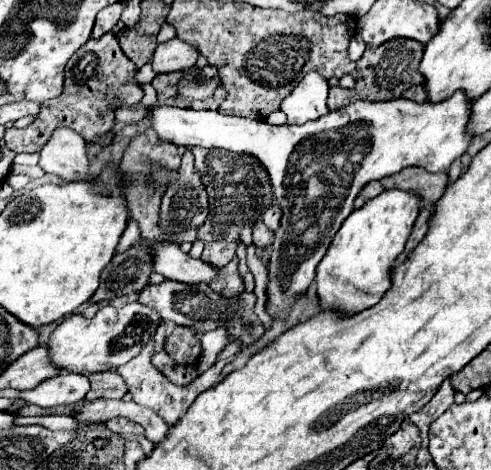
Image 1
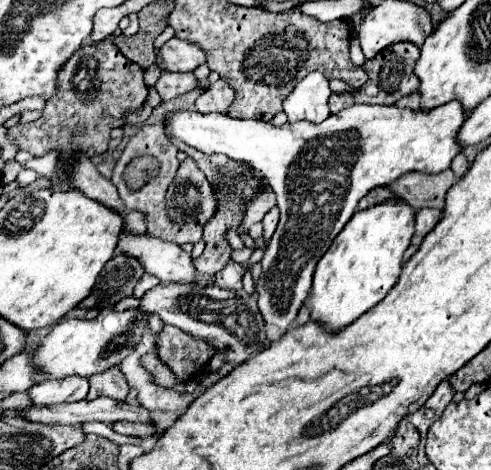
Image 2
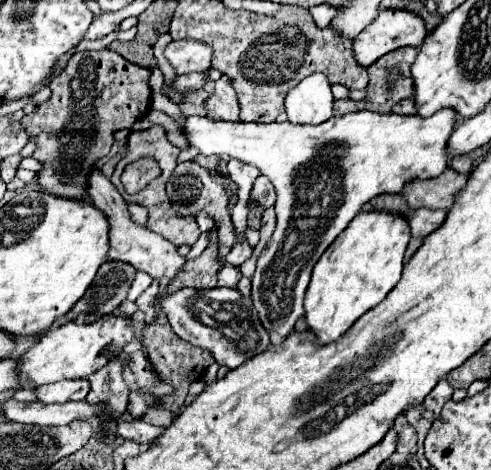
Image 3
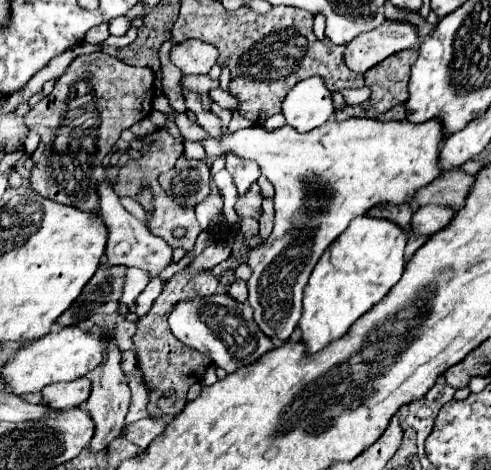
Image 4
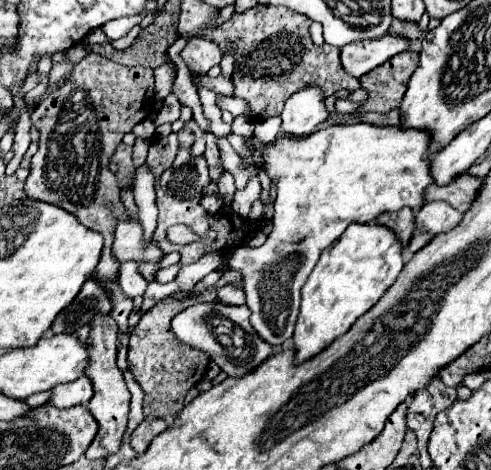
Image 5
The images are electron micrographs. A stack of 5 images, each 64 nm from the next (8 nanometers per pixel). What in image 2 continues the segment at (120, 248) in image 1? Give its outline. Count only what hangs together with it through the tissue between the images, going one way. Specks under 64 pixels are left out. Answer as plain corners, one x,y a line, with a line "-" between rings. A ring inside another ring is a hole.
126,212
126,226
132,234
144,234
146,232
146,222
138,212

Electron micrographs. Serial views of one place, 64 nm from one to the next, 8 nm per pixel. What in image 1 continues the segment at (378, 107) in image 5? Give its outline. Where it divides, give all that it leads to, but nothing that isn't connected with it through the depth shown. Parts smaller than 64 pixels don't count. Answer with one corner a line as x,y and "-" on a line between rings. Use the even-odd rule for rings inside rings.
396,38
396,40
388,40
388,44
380,44
376,48
366,48
362,58
356,62
360,78
356,78
354,88
352,90
346,90
340,86
330,88
328,108
338,110
342,106
348,106
354,100
376,102
376,100
392,100
396,96
402,96
402,92
408,86
424,82
424,76
418,70
422,56
424,56
424,46
420,42
408,40
408,38

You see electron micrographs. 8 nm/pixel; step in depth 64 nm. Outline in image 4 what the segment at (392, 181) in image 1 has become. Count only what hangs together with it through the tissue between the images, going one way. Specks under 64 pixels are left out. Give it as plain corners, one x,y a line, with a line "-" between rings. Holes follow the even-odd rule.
446,170
442,176
432,180
432,184
426,184
416,192
416,200
412,200
412,206
426,206
426,204
440,204
448,208
460,210
464,206
464,198
474,182
474,176
468,176
464,170

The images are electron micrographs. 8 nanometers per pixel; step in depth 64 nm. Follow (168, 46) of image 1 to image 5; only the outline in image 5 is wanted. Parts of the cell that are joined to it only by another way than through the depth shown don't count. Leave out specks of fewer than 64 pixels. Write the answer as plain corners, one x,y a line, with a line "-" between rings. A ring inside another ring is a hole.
190,38
184,46
184,50
180,52
182,60
186,62
188,70
192,74
208,74
208,70
212,66
220,64
222,52
220,48
204,38

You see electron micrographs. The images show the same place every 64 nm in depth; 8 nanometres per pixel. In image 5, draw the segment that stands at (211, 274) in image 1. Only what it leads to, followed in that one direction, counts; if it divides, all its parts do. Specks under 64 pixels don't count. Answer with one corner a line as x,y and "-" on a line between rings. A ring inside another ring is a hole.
116,220
112,254
116,262
134,260
136,264
148,262
160,268
162,258
166,256
154,240
144,240
144,230
138,220

